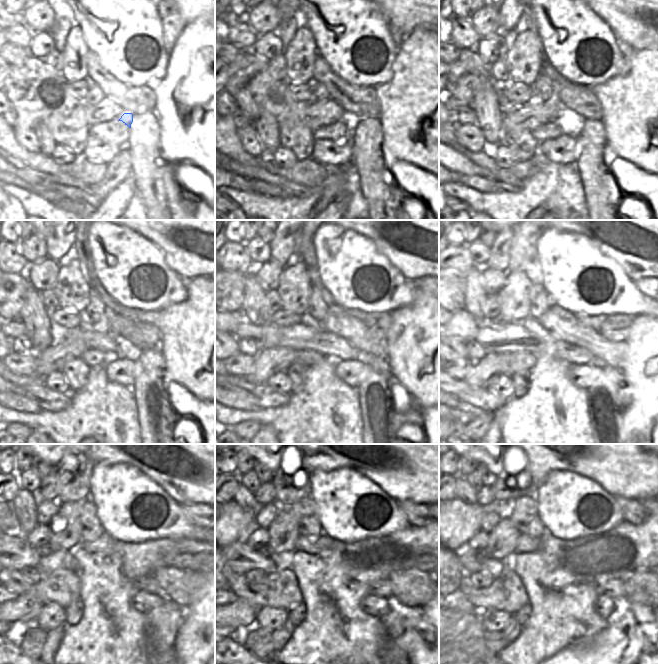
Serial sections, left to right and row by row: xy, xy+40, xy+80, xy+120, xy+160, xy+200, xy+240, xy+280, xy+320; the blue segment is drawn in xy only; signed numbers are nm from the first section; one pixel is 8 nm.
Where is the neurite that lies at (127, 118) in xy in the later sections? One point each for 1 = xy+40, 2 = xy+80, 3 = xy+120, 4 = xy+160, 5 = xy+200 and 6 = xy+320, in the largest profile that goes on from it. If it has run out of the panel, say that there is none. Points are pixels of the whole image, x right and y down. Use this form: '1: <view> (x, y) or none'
1: xy+40 (351, 120)
2: xy+80 (571, 123)
3: xy+120 (118, 347)
4: xy+160 (305, 337)
5: xy+200 (519, 336)
6: xy+320 (614, 588)

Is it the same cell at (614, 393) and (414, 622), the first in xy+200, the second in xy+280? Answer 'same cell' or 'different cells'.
same cell

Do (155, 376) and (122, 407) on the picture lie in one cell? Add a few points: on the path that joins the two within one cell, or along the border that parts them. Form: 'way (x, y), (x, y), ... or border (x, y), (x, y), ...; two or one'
border (130, 387), (136, 406), (136, 415), (139, 419); two

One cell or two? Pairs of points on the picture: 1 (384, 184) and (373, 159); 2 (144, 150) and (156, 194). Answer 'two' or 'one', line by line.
1: one
2: one

